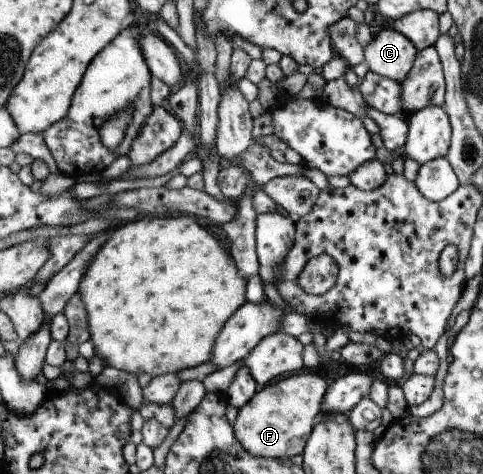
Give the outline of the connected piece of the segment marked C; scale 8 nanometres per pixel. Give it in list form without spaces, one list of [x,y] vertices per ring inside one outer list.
[[[384,29],[362,49],[368,71],[402,82],[413,65],[417,50],[398,31]]]

